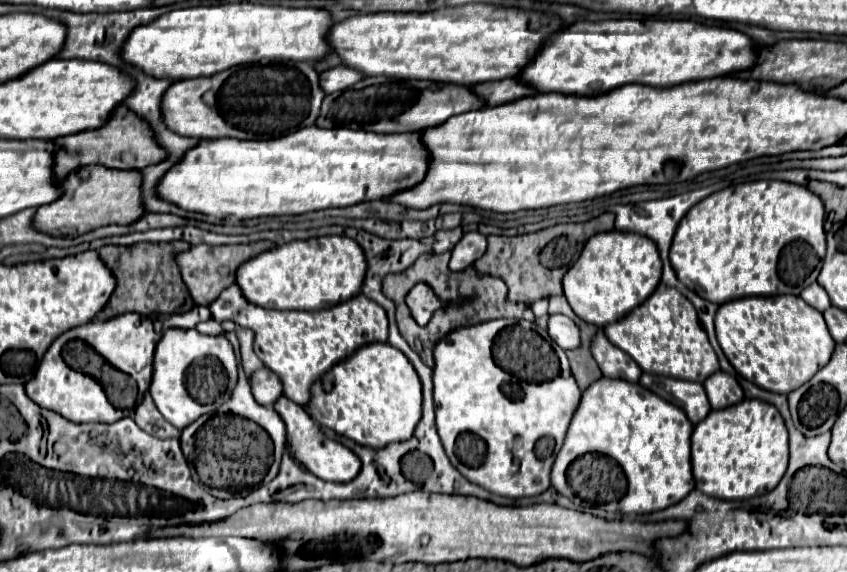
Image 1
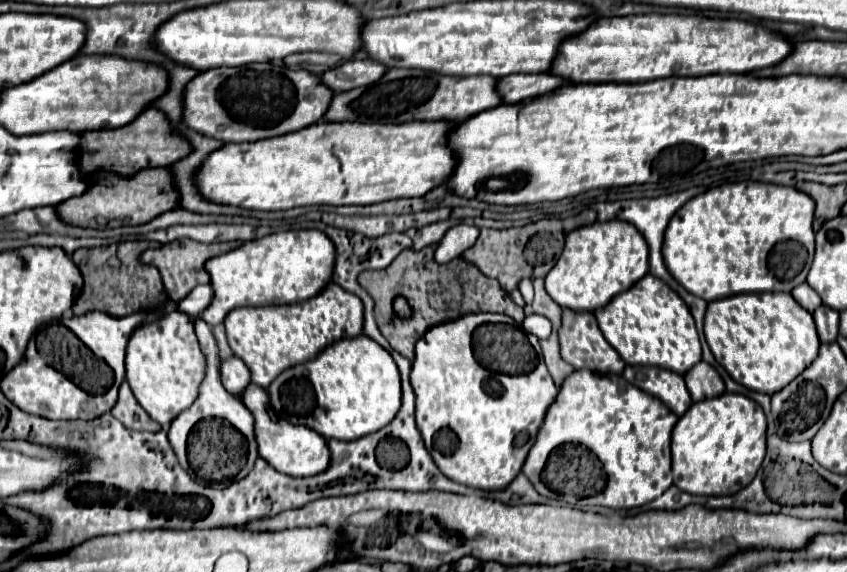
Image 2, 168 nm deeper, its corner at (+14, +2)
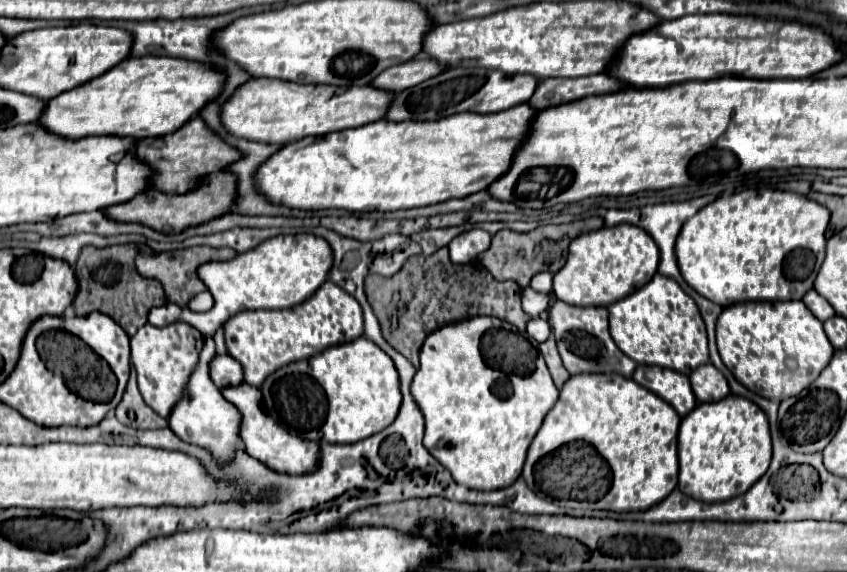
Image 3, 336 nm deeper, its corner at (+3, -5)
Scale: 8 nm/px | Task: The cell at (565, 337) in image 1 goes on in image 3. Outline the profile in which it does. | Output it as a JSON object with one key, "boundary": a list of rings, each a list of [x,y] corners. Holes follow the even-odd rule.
{"boundary":[[[534,317],[534,319],[530,319],[528,325],[526,325],[526,333],[528,333],[534,341],[542,343],[542,341],[546,341],[546,339],[550,337],[550,325],[548,325],[546,319]]]}

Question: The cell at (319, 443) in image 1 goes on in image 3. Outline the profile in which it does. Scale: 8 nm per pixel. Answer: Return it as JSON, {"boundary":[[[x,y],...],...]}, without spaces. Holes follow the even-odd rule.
{"boundary":[[[248,383],[236,385],[236,387],[226,387],[222,389],[222,395],[226,401],[230,401],[242,415],[242,423],[240,423],[240,439],[244,441],[246,453],[252,455],[254,459],[262,461],[264,465],[268,465],[274,471],[284,471],[284,473],[308,473],[312,469],[316,469],[318,459],[320,459],[320,449],[318,443],[314,441],[304,441],[300,437],[292,437],[290,433],[286,433],[280,425],[276,425],[276,421],[272,421],[272,417],[268,417],[262,409],[260,409],[260,391]]]}

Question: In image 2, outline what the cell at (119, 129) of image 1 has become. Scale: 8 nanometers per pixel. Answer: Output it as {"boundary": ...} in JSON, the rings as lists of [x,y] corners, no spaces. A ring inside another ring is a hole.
{"boundary":[[[155,106],[145,108],[133,122],[121,126],[121,128],[113,128],[113,130],[89,130],[79,134],[81,138],[81,158],[77,160],[77,168],[81,172],[95,172],[99,168],[105,166],[105,170],[117,172],[117,174],[133,174],[141,168],[149,168],[149,166],[171,166],[177,160],[181,160],[183,156],[187,156],[191,152],[191,146],[185,138],[177,136],[171,128],[169,122],[165,118],[165,114],[161,110],[157,110]]]}

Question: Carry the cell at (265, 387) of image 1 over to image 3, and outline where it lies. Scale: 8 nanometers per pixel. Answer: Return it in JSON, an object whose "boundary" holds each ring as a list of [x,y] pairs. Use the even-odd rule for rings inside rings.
{"boundary":[[[216,355],[210,361],[210,377],[216,387],[230,387],[242,383],[242,367],[230,355]]]}

